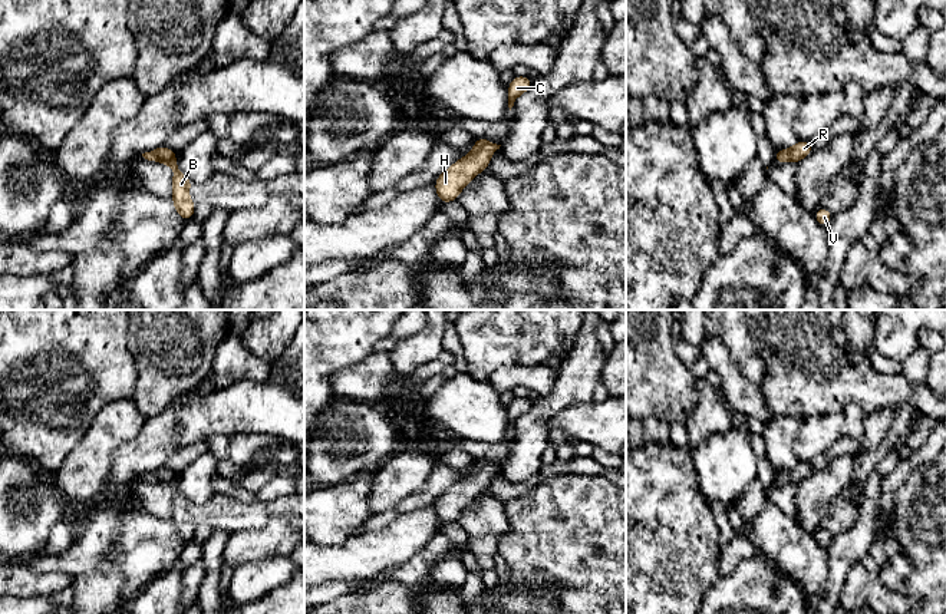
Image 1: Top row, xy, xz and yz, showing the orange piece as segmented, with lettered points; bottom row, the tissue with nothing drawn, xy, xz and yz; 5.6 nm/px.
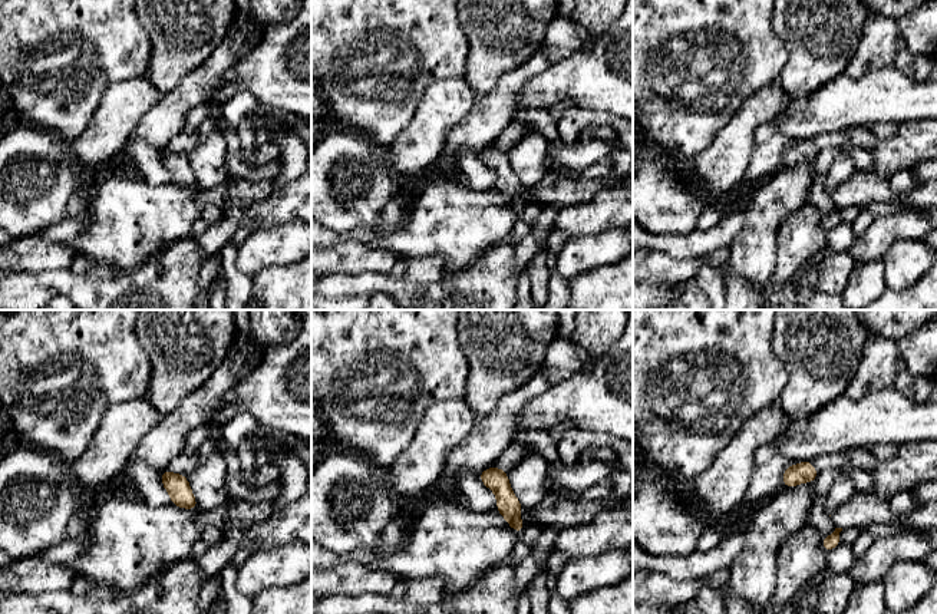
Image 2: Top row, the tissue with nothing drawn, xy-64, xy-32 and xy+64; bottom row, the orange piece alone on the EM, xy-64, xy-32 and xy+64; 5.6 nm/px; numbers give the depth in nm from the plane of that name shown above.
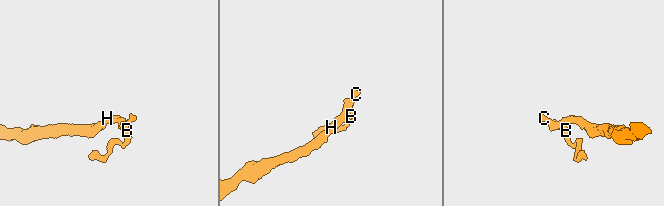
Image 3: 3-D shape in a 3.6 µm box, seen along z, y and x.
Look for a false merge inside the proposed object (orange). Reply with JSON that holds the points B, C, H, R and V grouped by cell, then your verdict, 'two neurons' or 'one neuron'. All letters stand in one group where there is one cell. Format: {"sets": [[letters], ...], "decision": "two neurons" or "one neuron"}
{"sets": [["B", "C", "H", "R", "V"]], "decision": "one neuron"}

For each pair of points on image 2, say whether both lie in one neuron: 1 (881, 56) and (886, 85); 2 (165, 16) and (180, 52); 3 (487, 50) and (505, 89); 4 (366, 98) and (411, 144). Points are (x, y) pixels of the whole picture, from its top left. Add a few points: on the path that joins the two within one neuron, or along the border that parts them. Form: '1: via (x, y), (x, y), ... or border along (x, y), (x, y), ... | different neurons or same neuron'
1: border along (850, 75), (860, 76), (896, 66), (914, 79) | different neurons
2: via (174, 25), (180, 30), (180, 43) | same neuron
3: border along (528, 59), (508, 71), (490, 91), (479, 96) | different neurons
4: border along (419, 104), (411, 122), (388, 147) | different neurons

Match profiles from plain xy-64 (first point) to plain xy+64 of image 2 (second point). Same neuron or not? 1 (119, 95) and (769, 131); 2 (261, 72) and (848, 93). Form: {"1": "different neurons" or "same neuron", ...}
{"1": "different neurons", "2": "same neuron"}

